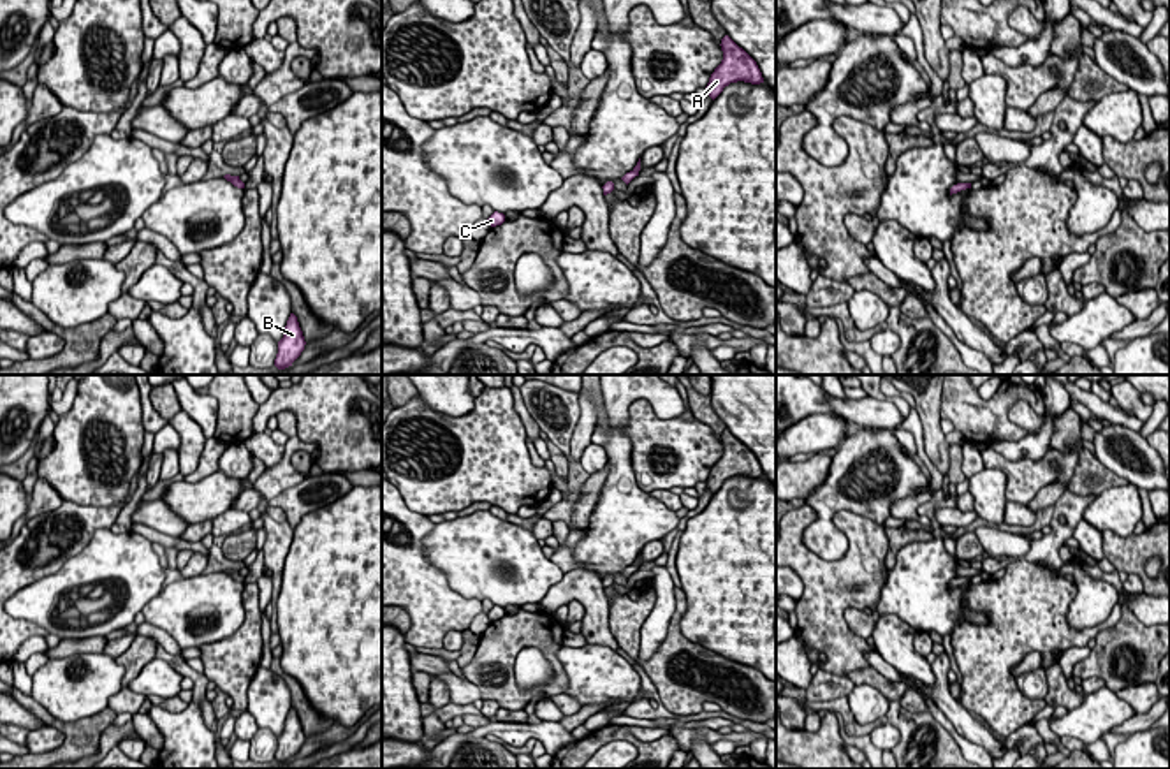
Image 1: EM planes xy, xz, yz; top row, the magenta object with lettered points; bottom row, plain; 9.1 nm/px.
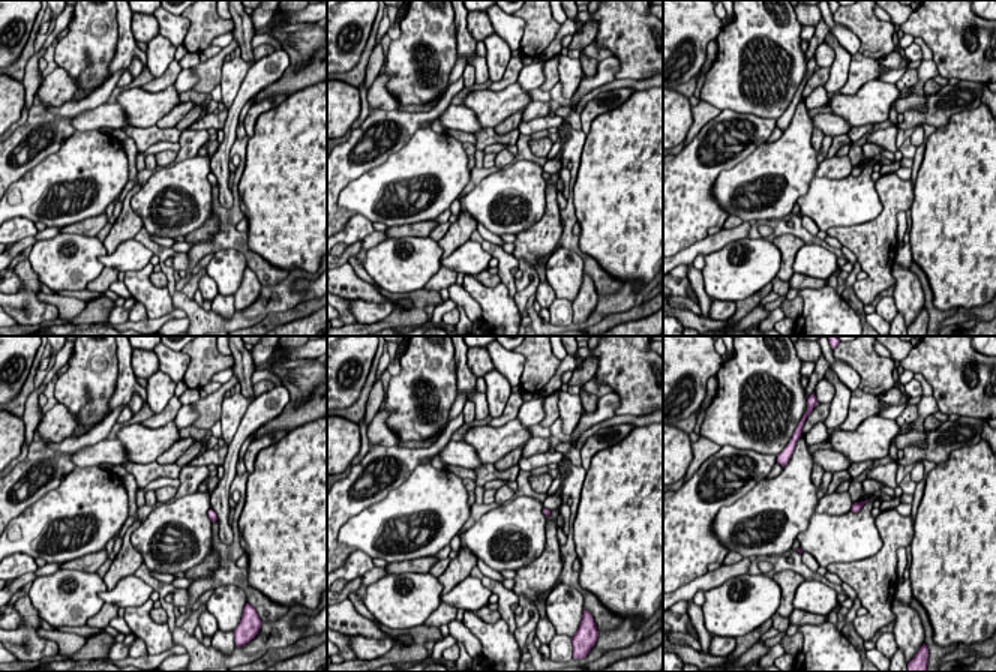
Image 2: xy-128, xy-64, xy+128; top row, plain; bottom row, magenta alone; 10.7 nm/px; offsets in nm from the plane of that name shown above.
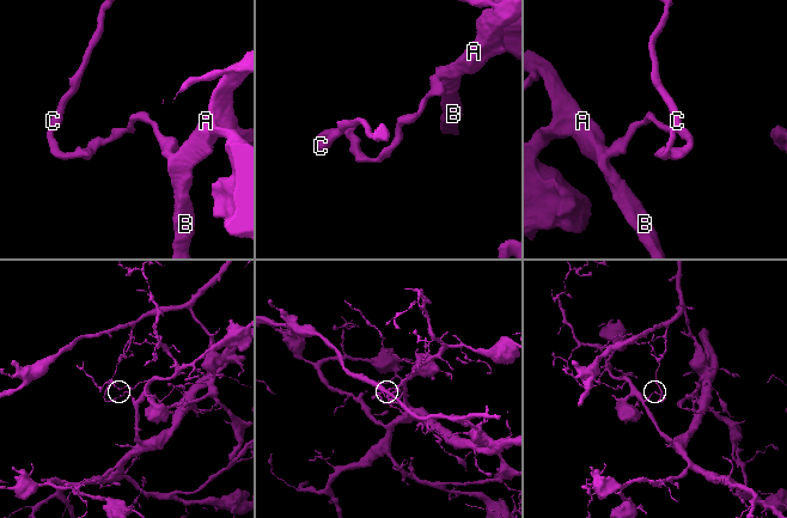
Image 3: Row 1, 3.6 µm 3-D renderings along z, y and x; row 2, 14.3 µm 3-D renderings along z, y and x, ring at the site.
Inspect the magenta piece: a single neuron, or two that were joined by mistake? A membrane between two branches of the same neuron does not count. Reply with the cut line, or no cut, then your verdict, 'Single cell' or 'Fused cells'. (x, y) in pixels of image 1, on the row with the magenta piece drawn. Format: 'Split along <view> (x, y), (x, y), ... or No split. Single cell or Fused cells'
Split along xy (236, 183), (243, 187). Fused cells

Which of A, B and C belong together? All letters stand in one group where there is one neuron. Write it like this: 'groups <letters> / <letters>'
groups A B / C

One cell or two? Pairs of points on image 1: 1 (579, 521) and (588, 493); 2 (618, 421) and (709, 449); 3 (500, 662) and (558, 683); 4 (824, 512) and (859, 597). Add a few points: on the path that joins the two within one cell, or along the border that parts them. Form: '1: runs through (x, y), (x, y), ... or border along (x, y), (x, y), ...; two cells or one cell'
1: runs through (581, 514), (586, 500); one cell
2: border along (644, 398), (628, 407), (623, 428), (630, 463); two cells
3: runs through (504, 680), (518, 694), (541, 690); one cell
4: border along (834, 514), (847, 551), (827, 562); two cells

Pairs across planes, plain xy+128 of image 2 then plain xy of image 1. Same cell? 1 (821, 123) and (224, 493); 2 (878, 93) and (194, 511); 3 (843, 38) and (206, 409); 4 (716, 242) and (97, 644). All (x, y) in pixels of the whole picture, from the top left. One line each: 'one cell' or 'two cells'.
1: one cell
2: one cell
3: one cell
4: one cell

